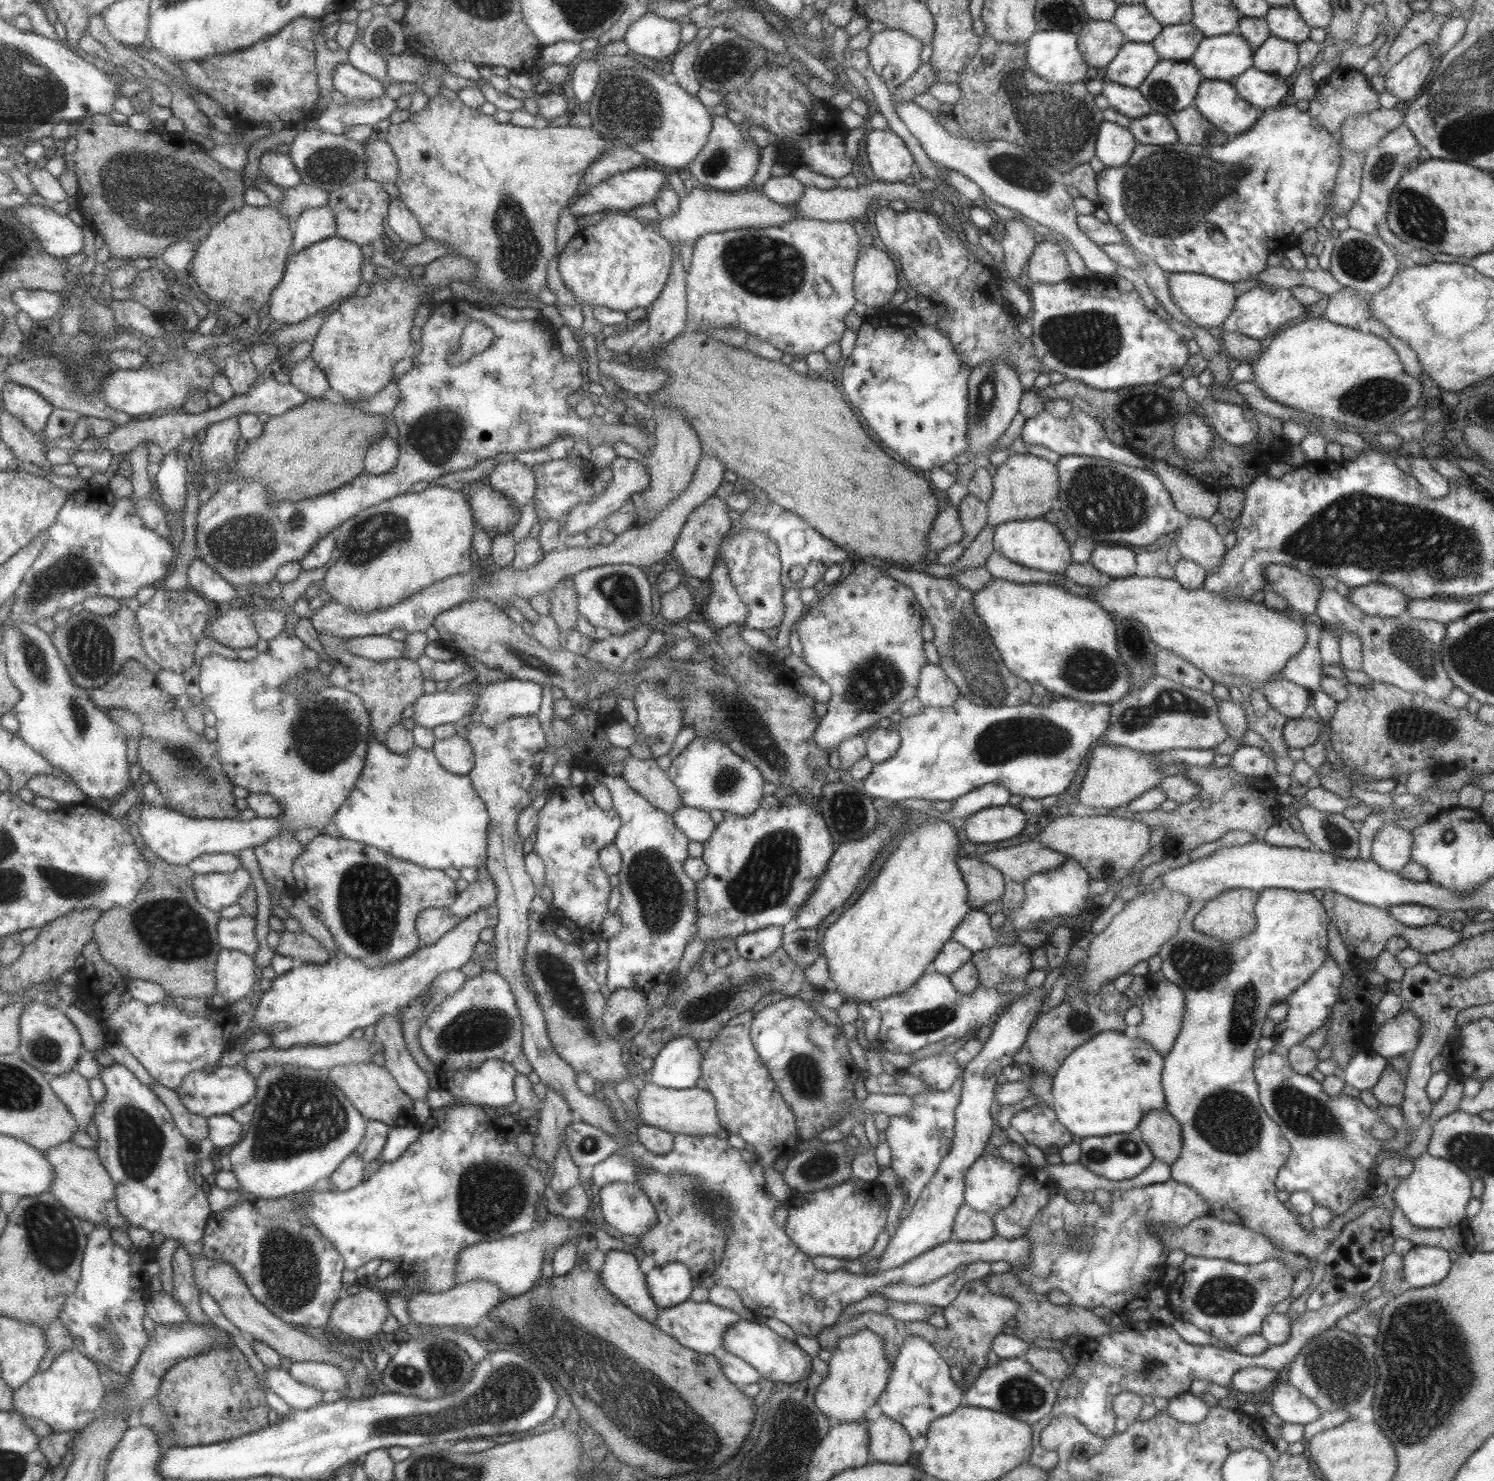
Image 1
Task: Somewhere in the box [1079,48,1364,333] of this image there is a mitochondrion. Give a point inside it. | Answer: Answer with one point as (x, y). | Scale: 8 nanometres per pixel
(1163, 194)

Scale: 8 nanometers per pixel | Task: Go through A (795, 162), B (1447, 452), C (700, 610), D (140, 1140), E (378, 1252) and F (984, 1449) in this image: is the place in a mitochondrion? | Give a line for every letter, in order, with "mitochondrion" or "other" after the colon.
A: other
B: other
C: other
D: mitochondrion
E: other
F: other

